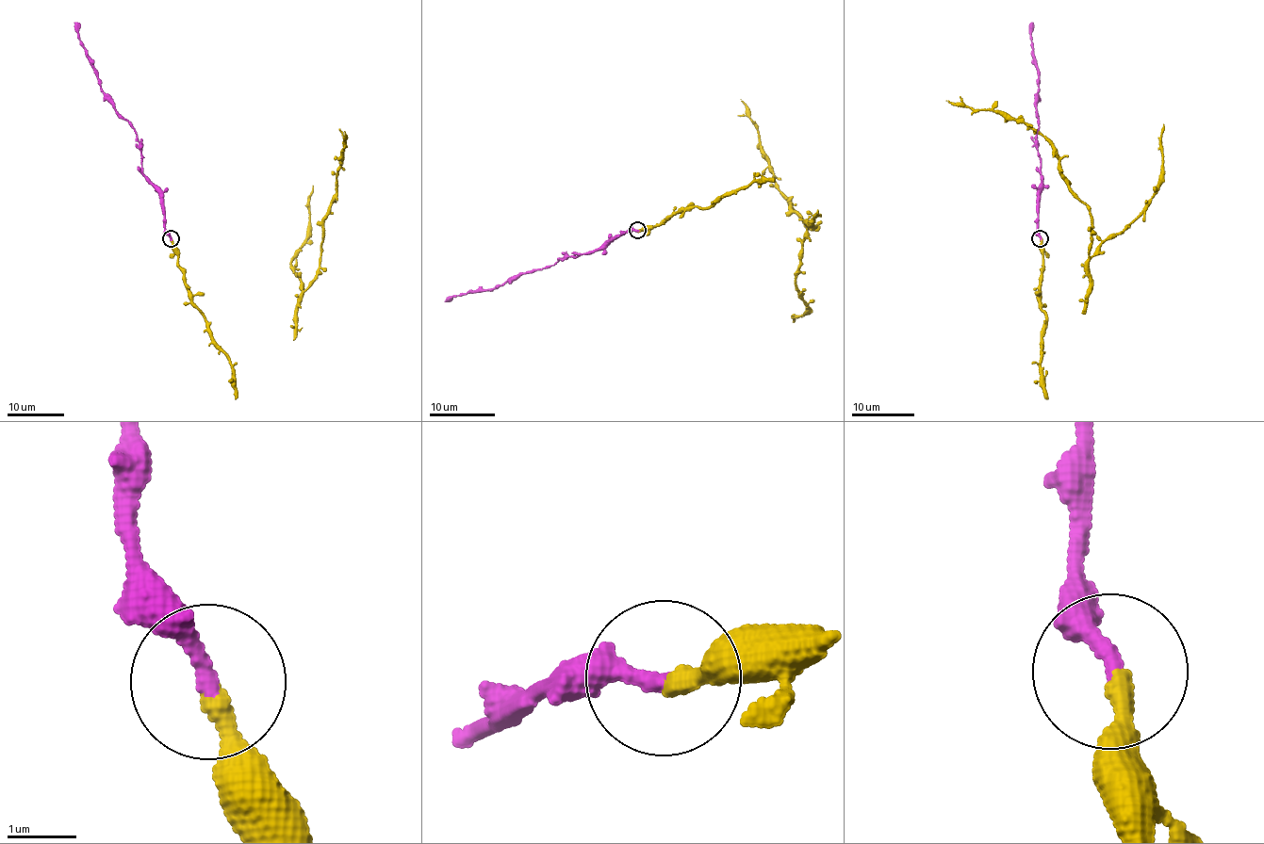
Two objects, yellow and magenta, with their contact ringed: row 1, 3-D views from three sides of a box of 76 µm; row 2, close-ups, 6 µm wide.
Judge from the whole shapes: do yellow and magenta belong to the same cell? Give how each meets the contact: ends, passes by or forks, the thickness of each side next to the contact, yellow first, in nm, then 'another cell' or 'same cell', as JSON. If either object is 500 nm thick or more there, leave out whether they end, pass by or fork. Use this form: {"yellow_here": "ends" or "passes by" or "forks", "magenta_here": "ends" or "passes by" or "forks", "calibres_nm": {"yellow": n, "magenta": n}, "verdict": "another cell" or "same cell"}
{"yellow_here": "ends", "magenta_here": "ends", "calibres_nm": {"yellow": 300, "magenta": 280}, "verdict": "same cell"}

